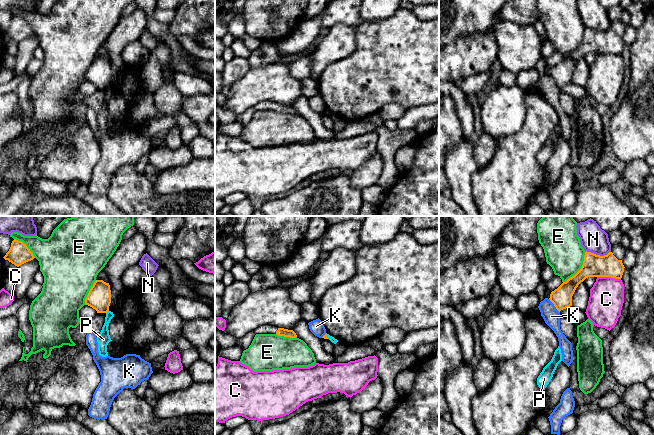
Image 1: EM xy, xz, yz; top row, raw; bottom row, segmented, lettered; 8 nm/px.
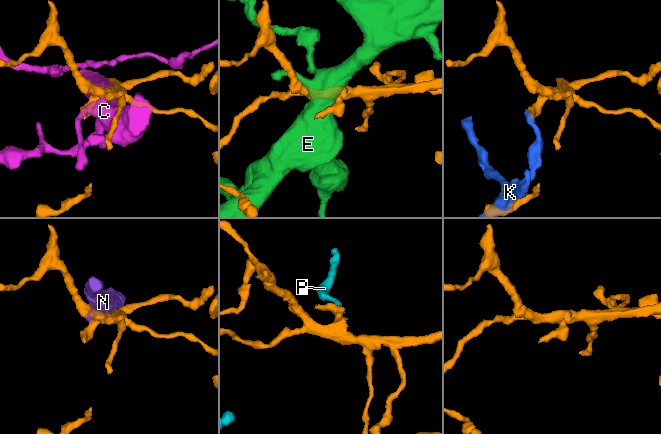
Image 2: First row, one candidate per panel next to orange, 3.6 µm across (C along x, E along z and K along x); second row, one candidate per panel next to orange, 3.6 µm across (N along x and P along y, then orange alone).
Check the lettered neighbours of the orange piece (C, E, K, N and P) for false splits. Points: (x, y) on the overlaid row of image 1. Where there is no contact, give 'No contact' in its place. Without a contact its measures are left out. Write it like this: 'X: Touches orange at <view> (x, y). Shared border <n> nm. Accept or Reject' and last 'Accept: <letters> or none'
C: Touches orange at yz (609, 276). Shared border 190 nm. Reject
E: Touches orange at yz (580, 269). Shared border 300 nm. Reject
K: Touches orange at yz (554, 305). Shared border 150 nm. Reject
N: Touches orange at yz (598, 255). Shared border 200 nm. Reject
P: Touches orange at xy (107, 311). Shared border 40 nm. Reject
Accept: none

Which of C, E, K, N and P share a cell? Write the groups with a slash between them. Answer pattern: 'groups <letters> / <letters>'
groups C / E / K / N / P

